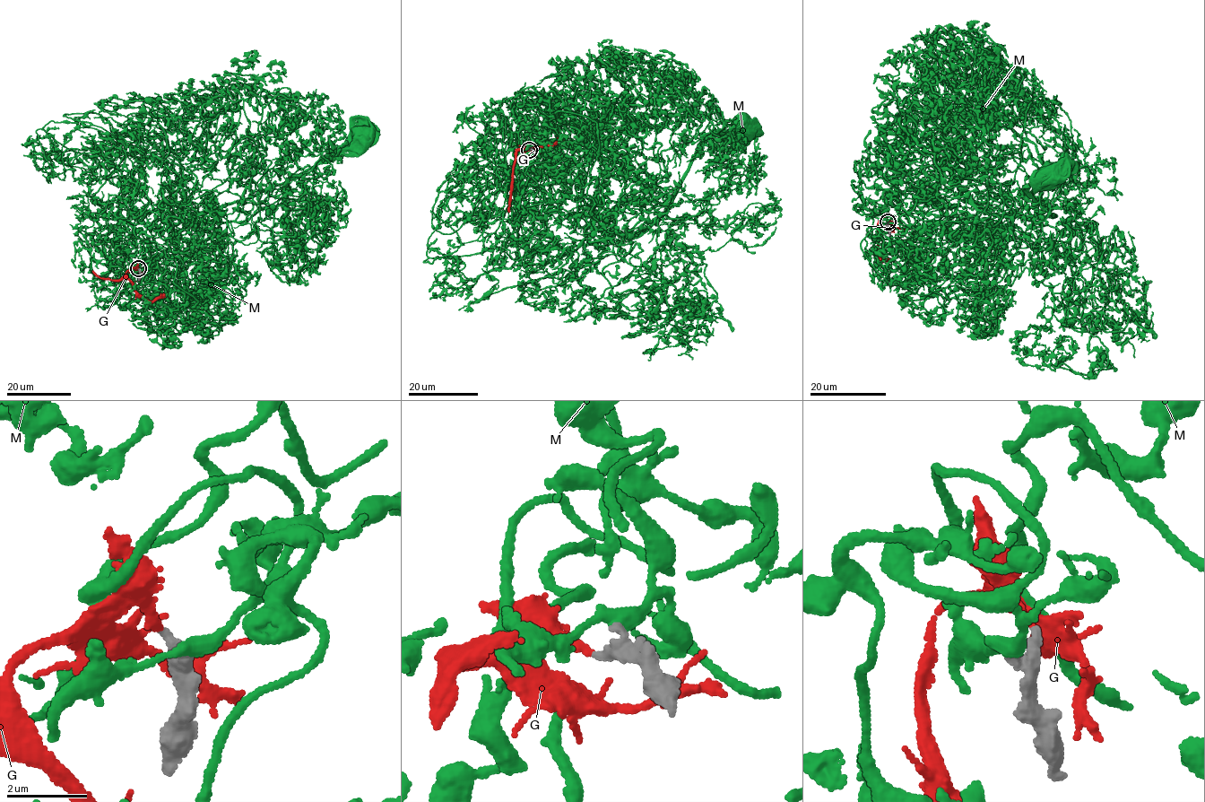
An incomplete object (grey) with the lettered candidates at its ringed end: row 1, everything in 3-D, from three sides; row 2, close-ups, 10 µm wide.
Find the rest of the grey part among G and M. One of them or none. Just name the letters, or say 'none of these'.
G

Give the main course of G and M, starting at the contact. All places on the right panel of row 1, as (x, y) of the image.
G: (888, 222), (883, 217), (879, 221), (885, 228), (906, 229), (932, 222)
M: (886, 224), (876, 214), (890, 203), (962, 236), (945, 225), (1056, 217), (1028, 189), (1052, 171)

